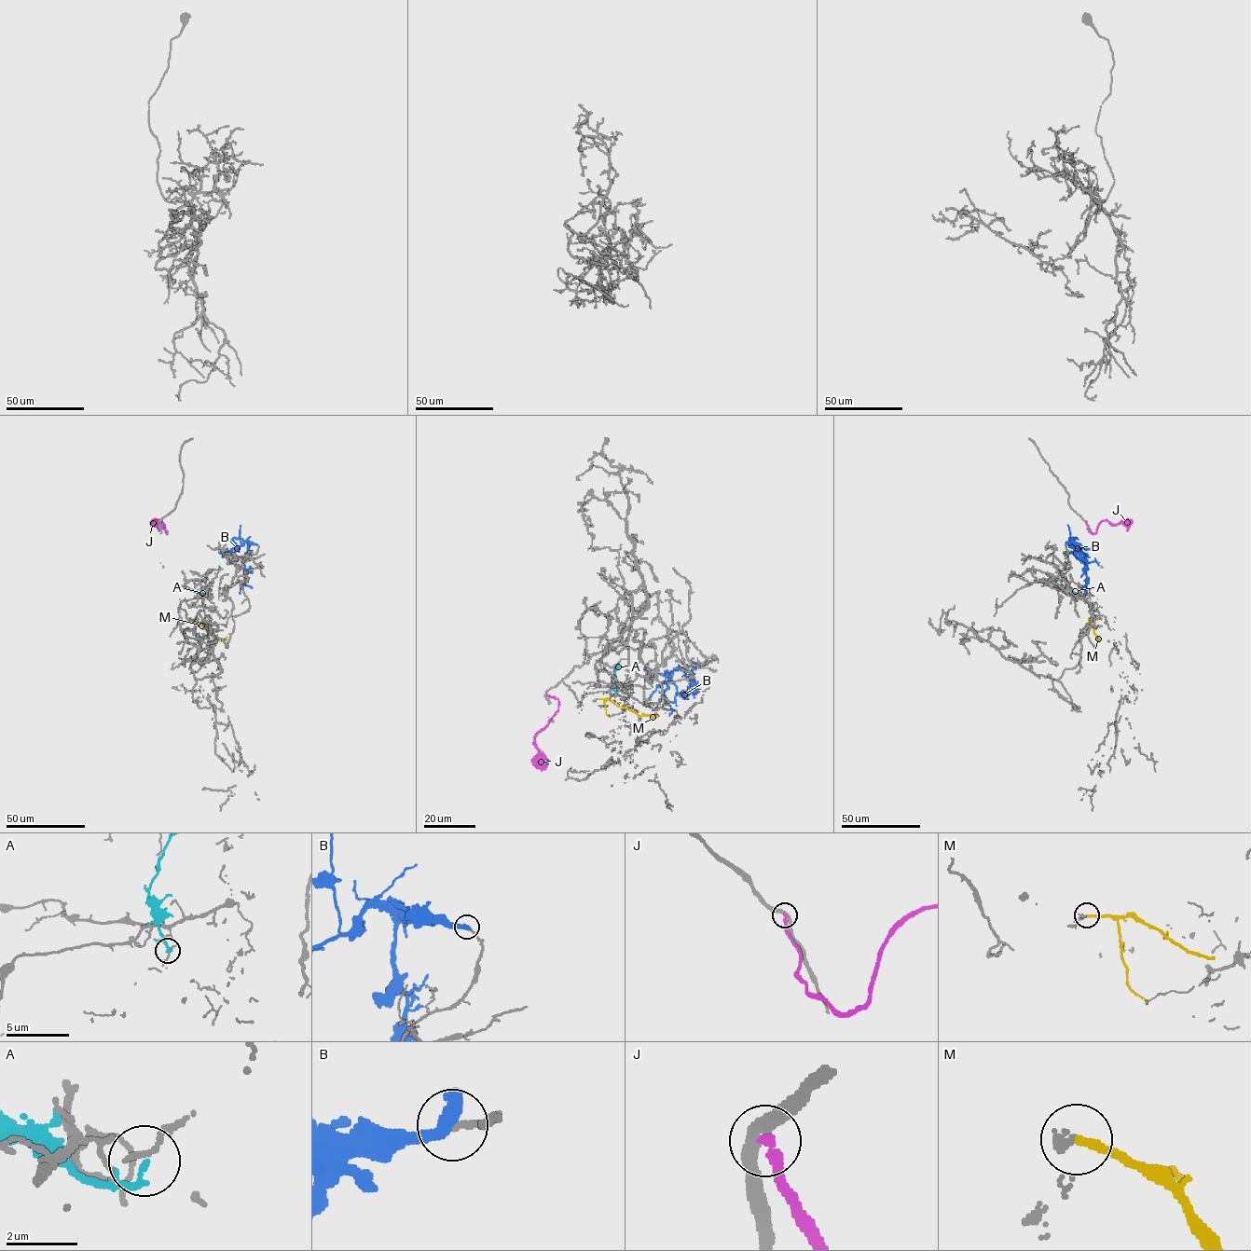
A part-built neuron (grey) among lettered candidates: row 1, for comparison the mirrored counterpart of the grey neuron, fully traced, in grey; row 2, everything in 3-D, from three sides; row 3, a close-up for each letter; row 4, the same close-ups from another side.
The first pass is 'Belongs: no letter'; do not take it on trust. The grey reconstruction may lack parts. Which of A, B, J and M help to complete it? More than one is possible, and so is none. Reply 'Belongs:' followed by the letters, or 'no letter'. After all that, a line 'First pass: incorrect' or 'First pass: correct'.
Belongs: no letter
First pass: correct

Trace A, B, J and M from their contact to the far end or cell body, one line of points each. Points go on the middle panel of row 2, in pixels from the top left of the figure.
A: (616, 693), (612, 680), (618, 665)
B: (706, 663), (692, 670), (690, 685), (684, 692), (686, 695), (677, 693)
J: (546, 694), (558, 700), (556, 714), (535, 737), (538, 756), (546, 761)
M: (598, 698), (608, 698), (640, 715), (658, 717)

